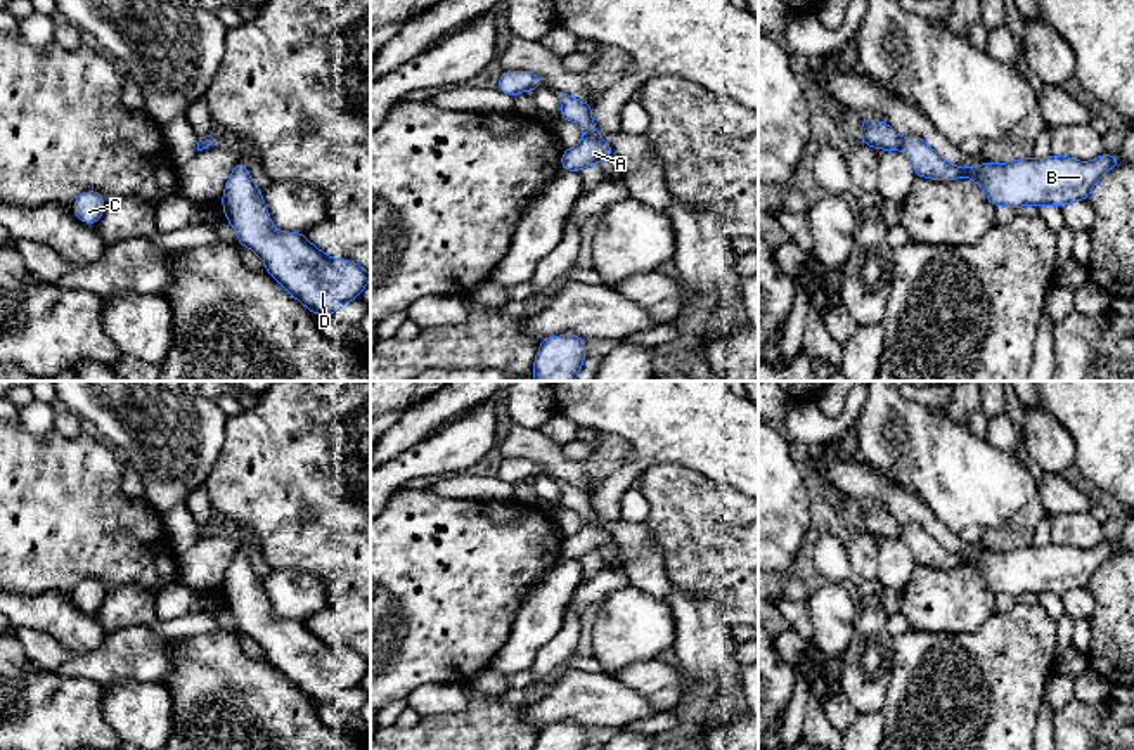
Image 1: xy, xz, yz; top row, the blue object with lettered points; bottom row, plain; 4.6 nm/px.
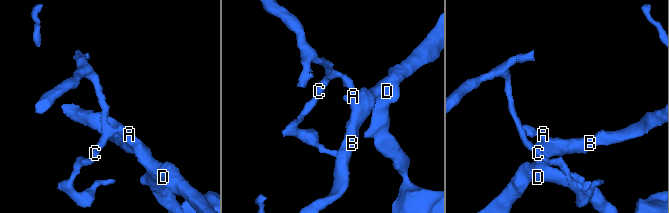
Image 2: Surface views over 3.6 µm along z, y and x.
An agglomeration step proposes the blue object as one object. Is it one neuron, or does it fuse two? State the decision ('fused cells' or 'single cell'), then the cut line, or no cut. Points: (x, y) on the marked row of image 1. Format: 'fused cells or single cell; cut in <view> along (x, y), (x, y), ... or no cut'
fused cells; cut in xz along (586, 134), (599, 139)

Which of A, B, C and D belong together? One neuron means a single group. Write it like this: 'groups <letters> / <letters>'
groups A B D / C

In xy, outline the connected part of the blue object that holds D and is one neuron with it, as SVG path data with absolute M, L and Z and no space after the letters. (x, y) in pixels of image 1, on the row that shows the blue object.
M239 159L222 194L227 222L237 242L253 249L272 279L315 315L334 315L370 281L370 274L355 262L327 256L301 232L277 230L261 191Z

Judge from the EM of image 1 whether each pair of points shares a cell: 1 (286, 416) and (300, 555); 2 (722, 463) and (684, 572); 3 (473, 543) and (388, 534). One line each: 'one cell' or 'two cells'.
1: one cell
2: two cells
3: one cell

